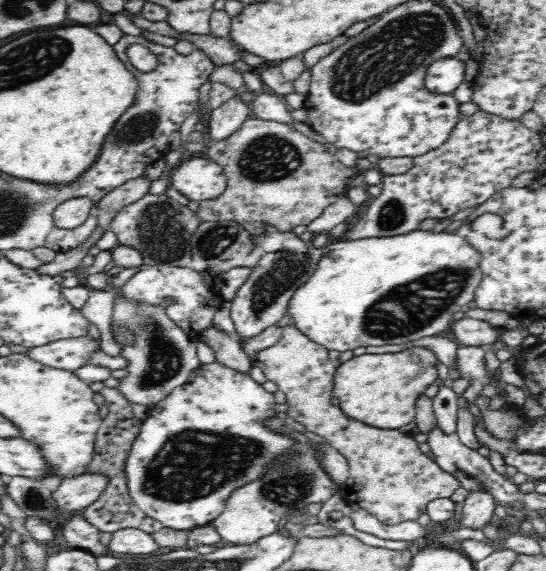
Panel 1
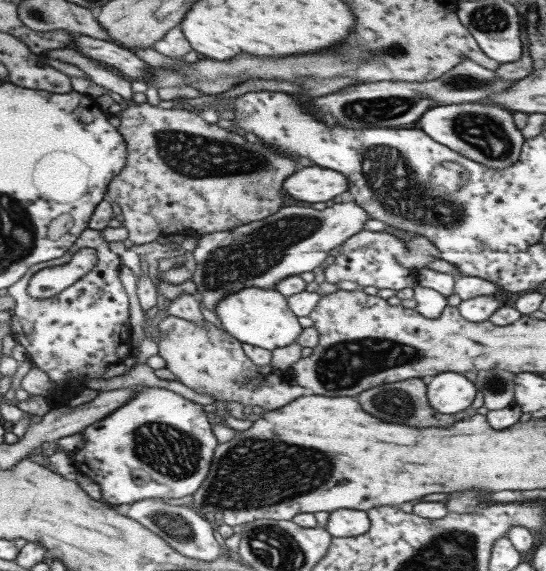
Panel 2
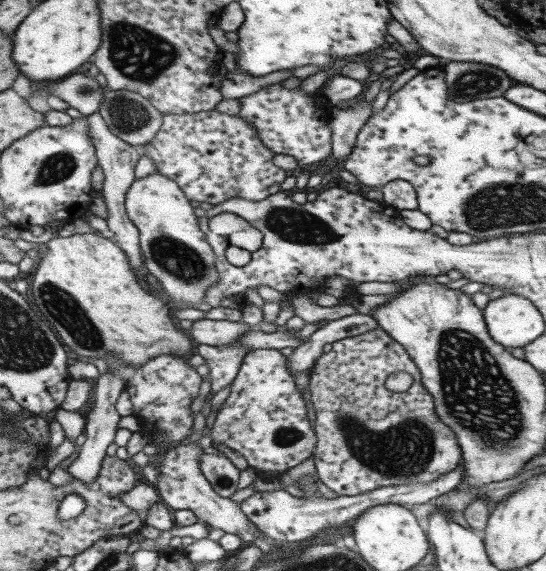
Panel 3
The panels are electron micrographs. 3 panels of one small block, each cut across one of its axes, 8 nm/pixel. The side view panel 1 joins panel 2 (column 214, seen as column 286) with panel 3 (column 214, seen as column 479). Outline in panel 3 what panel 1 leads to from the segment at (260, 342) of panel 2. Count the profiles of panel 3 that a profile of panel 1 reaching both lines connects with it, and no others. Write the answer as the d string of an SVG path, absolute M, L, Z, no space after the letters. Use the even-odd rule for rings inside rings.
M155 171L145 178L132 180L125 192L124 208L127 217L138 229L138 244L144 269L149 273L151 282L159 282L161 288L165 290L165 294L169 296L166 300L167 303L172 308L199 306L203 302L207 288L213 287L218 282L219 274L214 268L215 254L200 232L198 218L195 217L190 201L183 191L173 180L169 180Z

